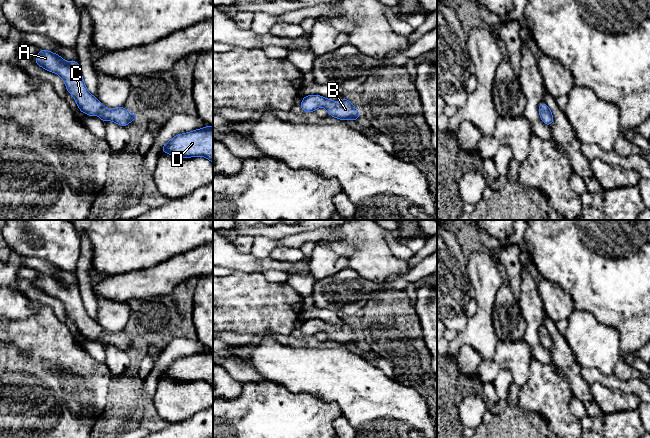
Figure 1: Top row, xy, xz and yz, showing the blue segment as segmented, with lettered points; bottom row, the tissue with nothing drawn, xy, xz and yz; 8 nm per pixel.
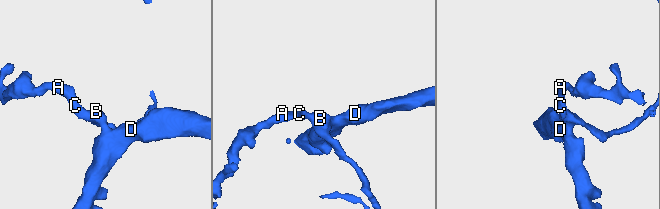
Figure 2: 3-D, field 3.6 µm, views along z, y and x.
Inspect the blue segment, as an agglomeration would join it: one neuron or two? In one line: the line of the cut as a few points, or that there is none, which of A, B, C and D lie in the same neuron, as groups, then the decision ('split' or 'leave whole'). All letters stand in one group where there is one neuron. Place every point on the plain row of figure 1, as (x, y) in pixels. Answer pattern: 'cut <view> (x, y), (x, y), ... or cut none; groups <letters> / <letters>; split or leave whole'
cut none; groups A B C D; leave whole

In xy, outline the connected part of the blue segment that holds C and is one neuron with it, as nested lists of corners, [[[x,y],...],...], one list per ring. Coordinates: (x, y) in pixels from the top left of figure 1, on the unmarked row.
[[[41,273],[36,282],[36,289],[45,294],[58,298],[65,306],[67,315],[74,321],[79,335],[89,339],[98,339],[103,346],[113,345],[123,351],[132,344],[138,343],[137,338],[132,338],[125,332],[109,333],[90,318],[84,308],[78,285],[67,286],[58,278]]]

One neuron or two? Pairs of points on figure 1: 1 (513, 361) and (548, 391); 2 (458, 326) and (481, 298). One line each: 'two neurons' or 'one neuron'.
1: two neurons
2: two neurons

